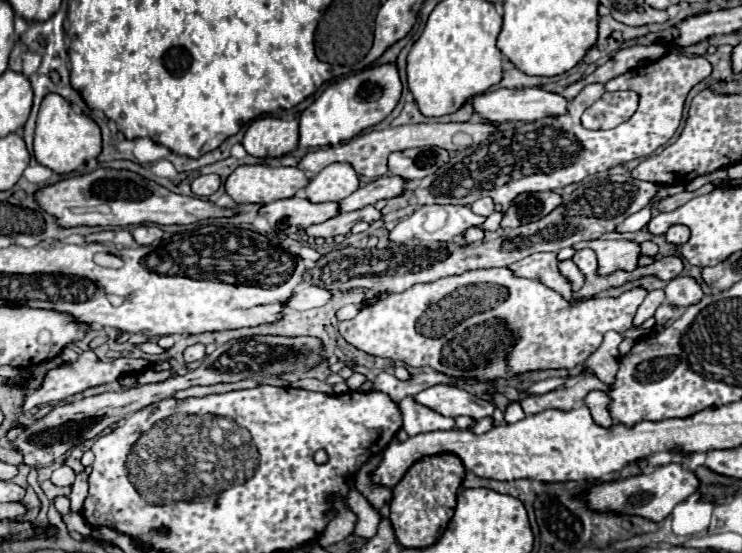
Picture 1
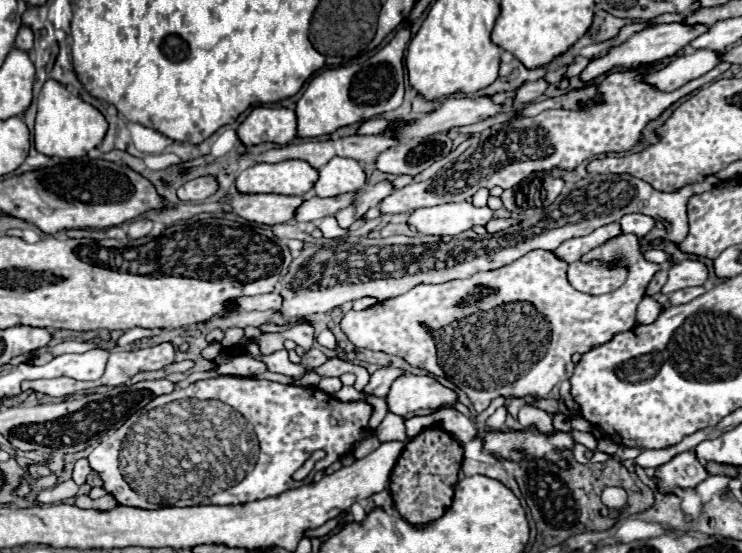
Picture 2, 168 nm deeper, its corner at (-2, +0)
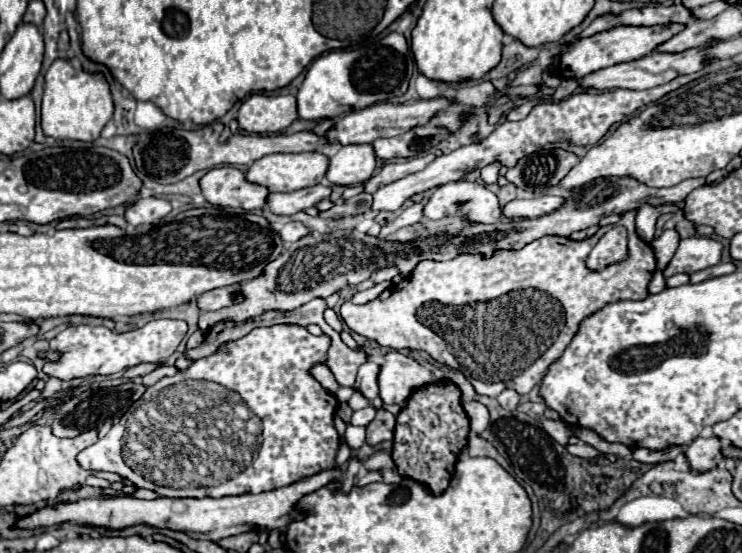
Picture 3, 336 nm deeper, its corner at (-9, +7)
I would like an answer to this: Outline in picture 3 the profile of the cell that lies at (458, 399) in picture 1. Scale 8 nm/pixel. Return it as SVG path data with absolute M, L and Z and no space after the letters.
M387 353L379 373L379 397L387 405L405 407L413 391L435 383L433 373L421 367L413 357L401 353Z

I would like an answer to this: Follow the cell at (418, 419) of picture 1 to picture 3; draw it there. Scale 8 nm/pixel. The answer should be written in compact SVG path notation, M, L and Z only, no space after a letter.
M471 401L471 403L463 403L463 409L471 421L471 431L473 433L483 433L489 425L489 411L477 403L477 401Z

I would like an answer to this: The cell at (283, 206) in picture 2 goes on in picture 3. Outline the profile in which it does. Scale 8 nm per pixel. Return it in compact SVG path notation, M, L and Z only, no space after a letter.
M217 167L201 179L203 195L209 203L219 207L241 207L247 211L265 209L269 189L249 183L235 167Z

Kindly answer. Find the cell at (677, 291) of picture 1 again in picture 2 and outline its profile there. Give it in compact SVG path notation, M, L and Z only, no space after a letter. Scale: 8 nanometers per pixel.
M682 260L668 270L668 280L662 286L662 294L672 294L676 290L688 286L702 286L706 284L708 268L700 260Z

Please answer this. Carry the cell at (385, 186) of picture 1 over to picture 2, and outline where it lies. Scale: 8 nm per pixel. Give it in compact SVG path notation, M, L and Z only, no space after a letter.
M340 194L340 196L334 196L334 198L318 198L318 196L308 196L300 208L296 208L296 216L294 220L298 222L308 222L308 220L320 220L324 216L330 216L330 214L336 214L338 210L346 208L352 204L356 194Z

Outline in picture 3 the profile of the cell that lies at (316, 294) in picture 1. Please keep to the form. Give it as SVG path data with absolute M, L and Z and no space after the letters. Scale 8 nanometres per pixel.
M227 287L227 289L213 289L211 293L203 293L203 297L197 299L197 305L203 311L217 311L241 301L245 301L245 295L237 287Z

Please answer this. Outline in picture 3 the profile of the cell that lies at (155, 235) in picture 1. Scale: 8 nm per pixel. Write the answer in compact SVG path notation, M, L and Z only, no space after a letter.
M141 197L137 199L127 211L125 211L125 219L131 225L143 225L143 223L153 223L155 219L165 217L171 211L171 203L167 199L159 199L159 197Z

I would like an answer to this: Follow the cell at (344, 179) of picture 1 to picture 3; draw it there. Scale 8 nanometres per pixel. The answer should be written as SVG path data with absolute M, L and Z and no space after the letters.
M343 145L331 159L327 181L333 185L365 183L375 171L375 153L371 145Z

